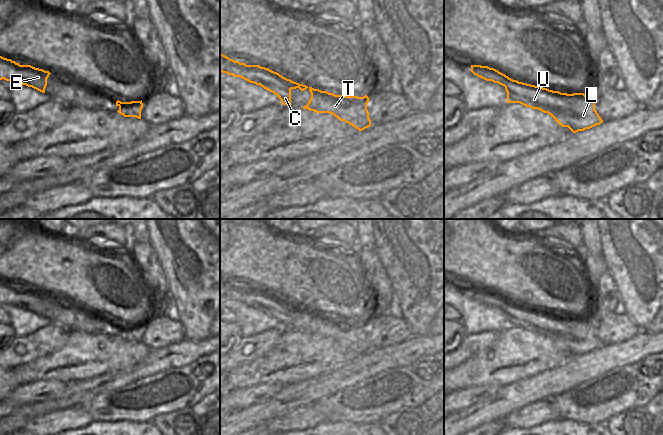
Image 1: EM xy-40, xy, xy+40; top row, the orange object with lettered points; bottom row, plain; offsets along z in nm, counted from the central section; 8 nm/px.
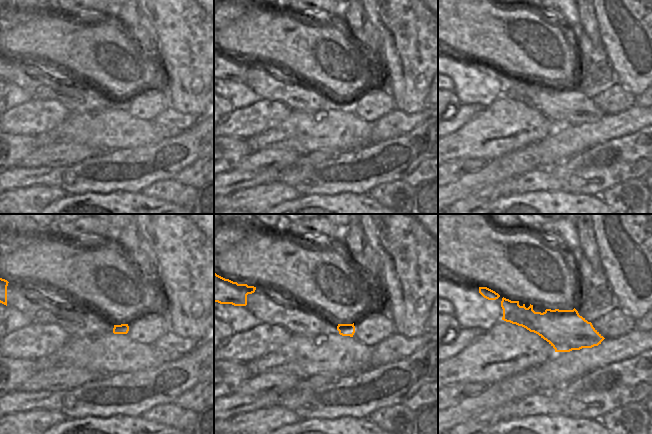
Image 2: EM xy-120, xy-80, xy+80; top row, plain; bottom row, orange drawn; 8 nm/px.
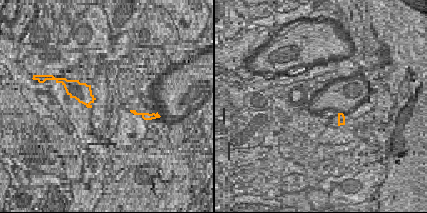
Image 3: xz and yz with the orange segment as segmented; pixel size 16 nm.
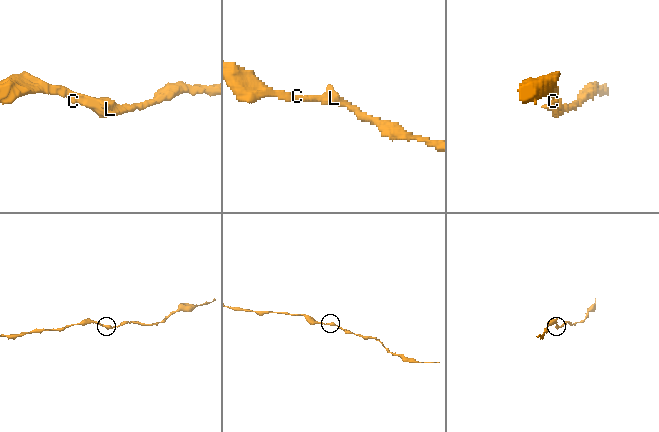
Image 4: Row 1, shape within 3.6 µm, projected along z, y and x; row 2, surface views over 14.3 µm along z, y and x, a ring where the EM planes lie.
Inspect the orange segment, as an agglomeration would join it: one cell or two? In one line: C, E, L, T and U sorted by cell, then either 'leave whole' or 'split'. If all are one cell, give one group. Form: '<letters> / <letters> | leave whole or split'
C E L T U | leave whole

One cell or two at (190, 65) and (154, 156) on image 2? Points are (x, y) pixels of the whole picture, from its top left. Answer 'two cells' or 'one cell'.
two cells

